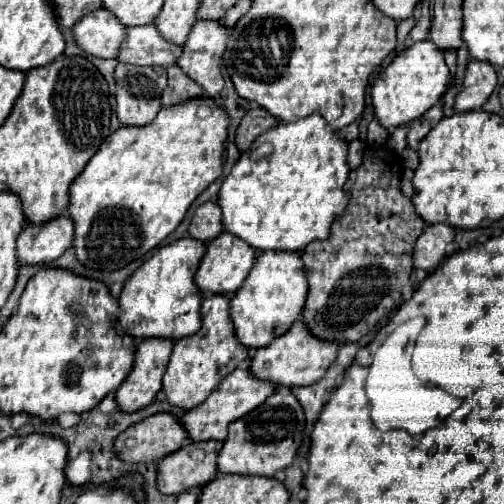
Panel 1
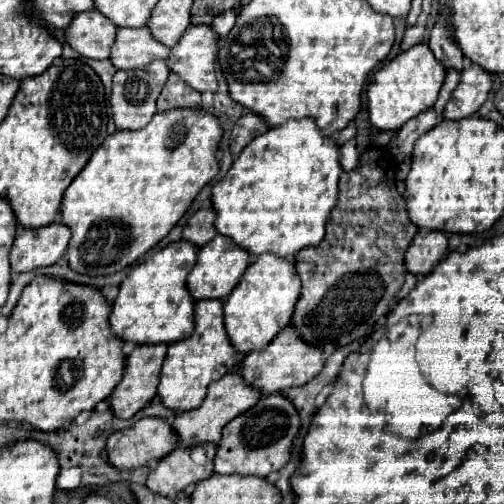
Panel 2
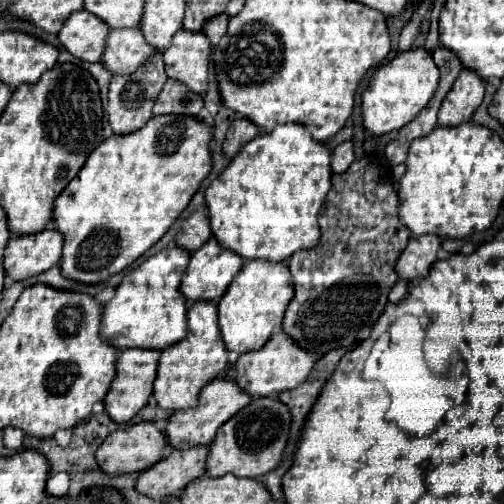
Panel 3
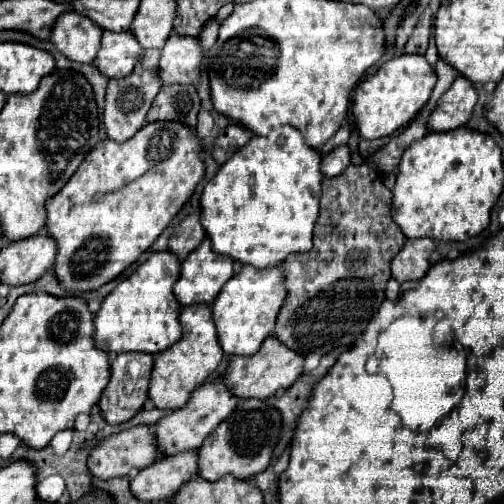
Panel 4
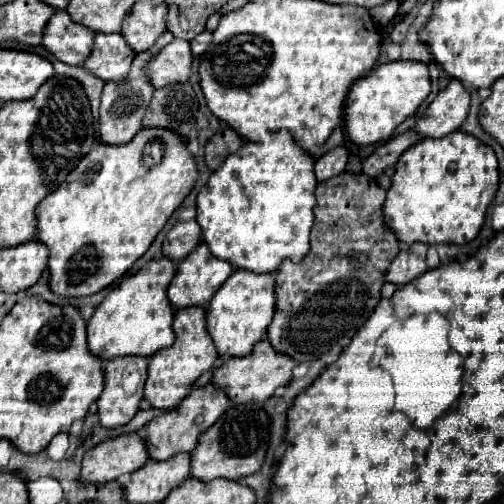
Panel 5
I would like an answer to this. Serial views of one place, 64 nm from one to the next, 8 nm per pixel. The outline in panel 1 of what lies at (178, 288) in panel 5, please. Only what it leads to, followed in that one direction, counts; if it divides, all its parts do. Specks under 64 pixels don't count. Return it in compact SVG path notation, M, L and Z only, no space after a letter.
M222 232L210 240L200 268L196 272L196 284L204 294L232 294L248 276L256 260L256 250L248 248L244 240L236 240L232 232Z

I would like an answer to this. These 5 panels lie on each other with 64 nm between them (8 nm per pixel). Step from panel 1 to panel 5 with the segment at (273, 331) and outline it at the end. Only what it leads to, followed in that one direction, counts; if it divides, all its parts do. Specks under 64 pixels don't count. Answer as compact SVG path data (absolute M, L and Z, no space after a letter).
M234 270L234 274L220 286L216 296L206 308L208 332L216 344L220 356L248 356L252 348L266 336L268 324L272 322L276 310L276 288L274 272L264 272L264 276L248 270Z

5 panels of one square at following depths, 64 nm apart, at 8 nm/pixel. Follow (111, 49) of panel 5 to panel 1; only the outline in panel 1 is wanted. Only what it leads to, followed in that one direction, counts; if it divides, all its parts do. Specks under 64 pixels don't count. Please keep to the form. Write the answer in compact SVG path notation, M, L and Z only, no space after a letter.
M154 24L128 28L118 60L136 66L172 66L180 58L182 46L168 42Z

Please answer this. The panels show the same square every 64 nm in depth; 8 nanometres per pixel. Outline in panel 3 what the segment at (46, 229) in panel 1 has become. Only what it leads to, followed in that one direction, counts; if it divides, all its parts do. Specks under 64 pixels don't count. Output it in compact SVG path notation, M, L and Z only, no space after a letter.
M58 230L12 236L4 252L4 270L12 280L36 276L60 262L62 246L64 236Z

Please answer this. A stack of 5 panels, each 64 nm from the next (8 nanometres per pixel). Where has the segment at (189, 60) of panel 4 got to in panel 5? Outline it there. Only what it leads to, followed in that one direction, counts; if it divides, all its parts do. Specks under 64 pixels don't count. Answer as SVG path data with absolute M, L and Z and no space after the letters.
M174 38L148 64L148 78L152 80L154 88L162 88L174 82L188 82L192 74L192 62L194 54L190 42Z

